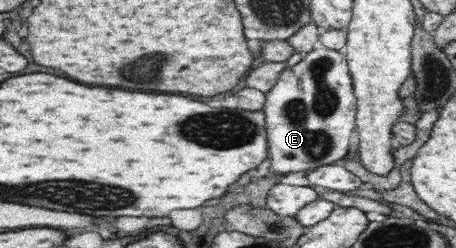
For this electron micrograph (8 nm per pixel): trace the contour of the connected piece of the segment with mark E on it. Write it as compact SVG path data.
M318 45L301 62L280 73L278 82L266 93L262 111L265 114L267 148L272 156L269 175L289 175L296 172L308 175L308 172L313 172L320 166L339 163L348 154L350 136L356 128L357 113L357 99L346 54Z

